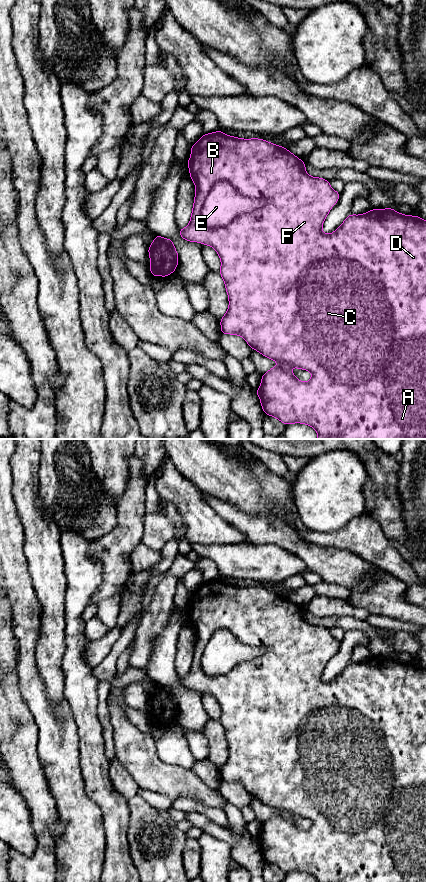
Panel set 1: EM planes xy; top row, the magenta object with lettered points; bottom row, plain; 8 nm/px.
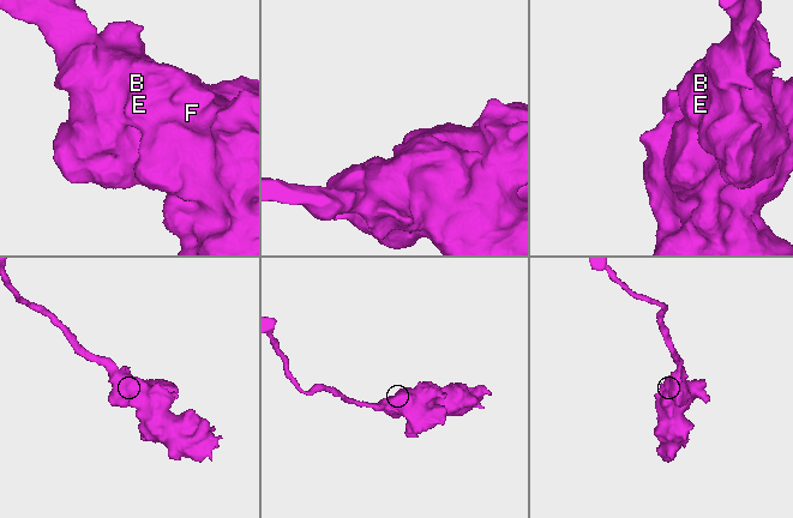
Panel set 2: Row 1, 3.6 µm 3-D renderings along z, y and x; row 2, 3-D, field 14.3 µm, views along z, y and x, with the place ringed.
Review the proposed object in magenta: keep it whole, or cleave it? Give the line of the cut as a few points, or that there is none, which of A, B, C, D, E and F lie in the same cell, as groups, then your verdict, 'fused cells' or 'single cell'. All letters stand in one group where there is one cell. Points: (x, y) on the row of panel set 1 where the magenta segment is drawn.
cut xy (265, 200), (262, 206), (223, 226), (207, 227), (201, 220); groups A B C D F / E; fused cells

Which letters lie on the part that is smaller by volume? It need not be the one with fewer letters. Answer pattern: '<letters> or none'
E

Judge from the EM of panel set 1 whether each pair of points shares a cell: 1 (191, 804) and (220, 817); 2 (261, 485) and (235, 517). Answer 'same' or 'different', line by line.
1: same
2: different

